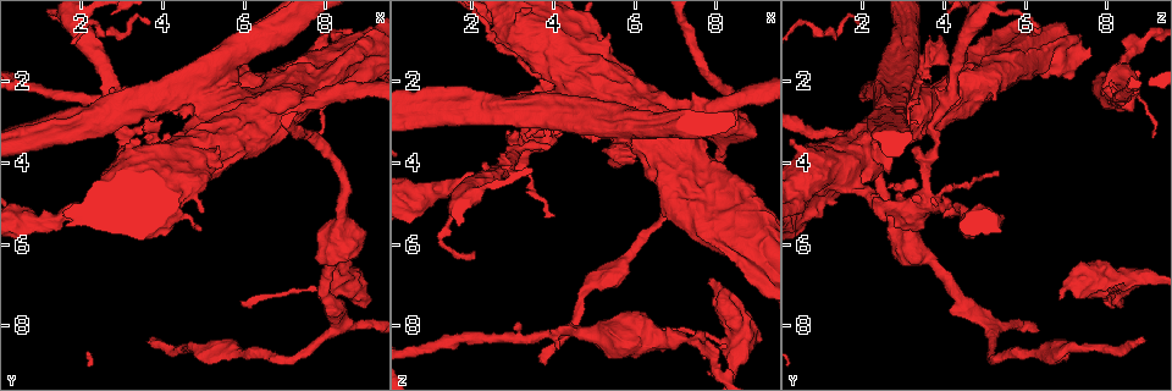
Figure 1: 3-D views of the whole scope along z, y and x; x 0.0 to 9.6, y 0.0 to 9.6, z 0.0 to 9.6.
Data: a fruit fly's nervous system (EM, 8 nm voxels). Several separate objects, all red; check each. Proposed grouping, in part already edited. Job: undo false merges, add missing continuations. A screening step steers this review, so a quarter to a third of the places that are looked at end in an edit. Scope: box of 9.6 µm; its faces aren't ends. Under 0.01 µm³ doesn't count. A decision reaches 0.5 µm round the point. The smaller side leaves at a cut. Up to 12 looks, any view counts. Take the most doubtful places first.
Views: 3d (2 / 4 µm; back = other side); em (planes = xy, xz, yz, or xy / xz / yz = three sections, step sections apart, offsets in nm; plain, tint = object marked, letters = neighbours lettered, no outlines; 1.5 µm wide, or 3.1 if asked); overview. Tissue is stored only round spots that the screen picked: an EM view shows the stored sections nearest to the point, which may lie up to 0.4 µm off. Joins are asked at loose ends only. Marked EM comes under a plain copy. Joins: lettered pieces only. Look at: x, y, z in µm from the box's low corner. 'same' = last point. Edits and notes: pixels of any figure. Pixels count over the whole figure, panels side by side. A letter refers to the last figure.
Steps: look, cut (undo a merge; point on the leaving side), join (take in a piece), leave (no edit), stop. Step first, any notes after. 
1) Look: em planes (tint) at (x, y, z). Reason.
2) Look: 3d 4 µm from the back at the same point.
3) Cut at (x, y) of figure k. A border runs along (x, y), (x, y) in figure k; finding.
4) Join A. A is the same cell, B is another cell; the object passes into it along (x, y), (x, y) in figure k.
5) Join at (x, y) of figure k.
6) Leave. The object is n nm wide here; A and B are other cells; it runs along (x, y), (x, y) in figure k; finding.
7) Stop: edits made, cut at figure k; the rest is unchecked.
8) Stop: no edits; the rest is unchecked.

Look: em xy step 4 (tint) at (3.80, 8.30, 8.95). End of a long branch.

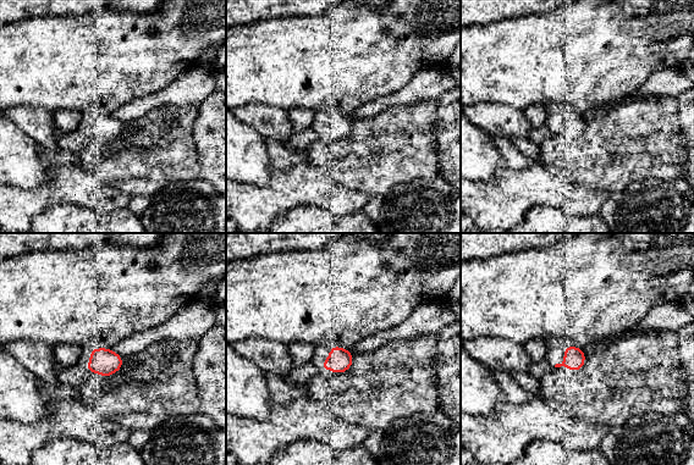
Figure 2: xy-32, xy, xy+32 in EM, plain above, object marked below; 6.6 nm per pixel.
Look: em xy step 4 (letters) at the same point. See the neighbours.

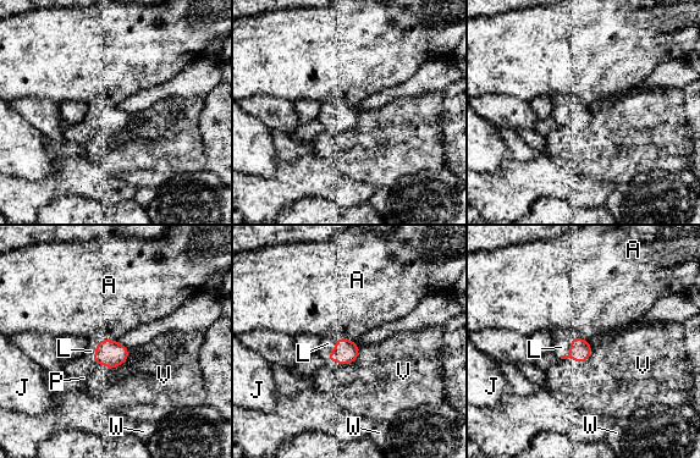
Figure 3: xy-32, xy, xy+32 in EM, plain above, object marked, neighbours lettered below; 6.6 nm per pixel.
Join L. The longest contact is with L, 150 nm; L is the same cell, A, J, P, V and W are other cells; it goes on there.

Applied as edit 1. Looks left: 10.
Look: em planes (letters) at (8.95, 7.55, 8.40). Stops while still wide.

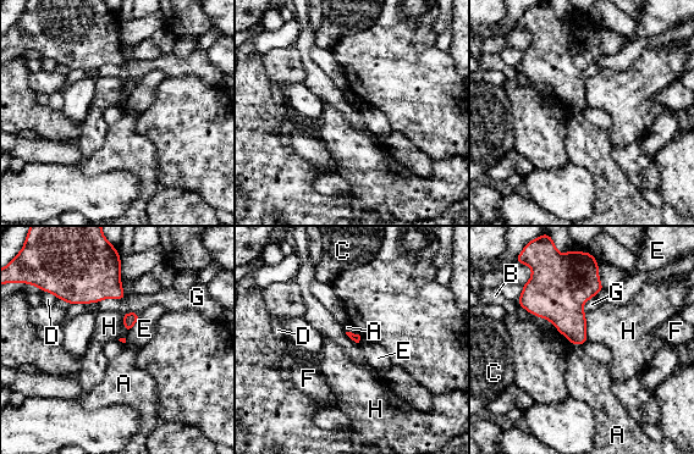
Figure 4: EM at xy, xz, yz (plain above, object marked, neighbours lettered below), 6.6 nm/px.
Leave. The longest contact is with B, 320 nm; A, B, C, D, E, F, G and H are other cells; a border runs along (584, 313), (585, 336), (588, 339) in figure 4; no lettered piece goes on from it.

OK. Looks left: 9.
Look: em planes (tint) at (8.45, 1.40, 4.45). Touches itself.

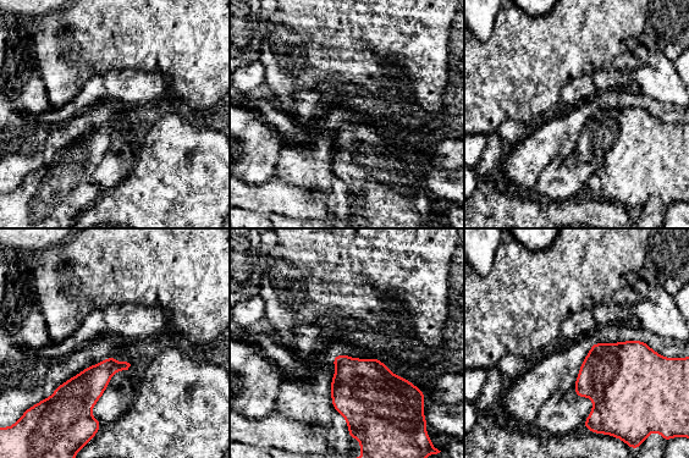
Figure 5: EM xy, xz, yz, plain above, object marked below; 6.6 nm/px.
Look: em planes (letters) at the same point. See the neighbours.

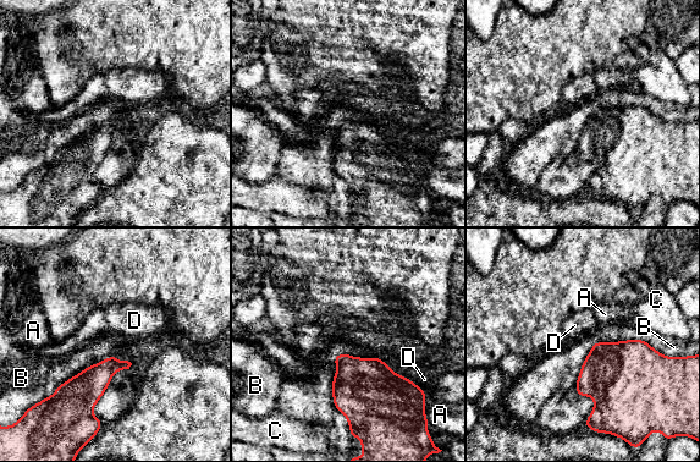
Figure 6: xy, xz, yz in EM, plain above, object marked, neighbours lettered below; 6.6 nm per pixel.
Leave. The object is 300 nm wide here; A, B, C and D are other cells; one neuron here.

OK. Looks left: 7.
Look: 3d 2 µm from the back at (3.20, 3.65, 3.25). An open end.

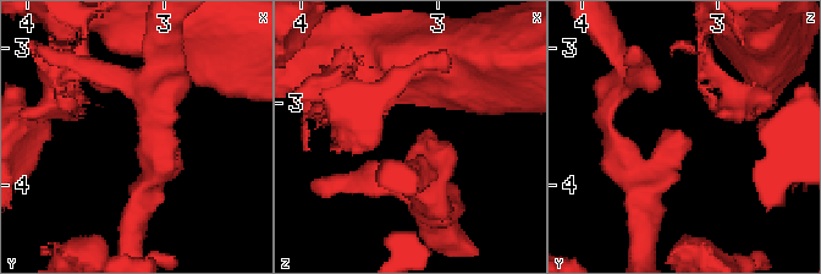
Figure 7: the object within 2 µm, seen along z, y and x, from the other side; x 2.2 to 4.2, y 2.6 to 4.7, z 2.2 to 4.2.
Look: em yz step 8 (tint) at (3.14, 3.68, 3.24).

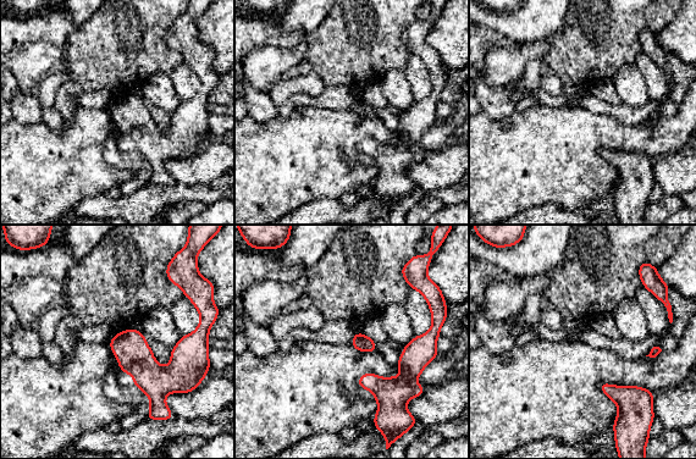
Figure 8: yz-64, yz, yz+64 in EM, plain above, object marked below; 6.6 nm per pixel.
Look: em yz step 8 (letters) at the same point.

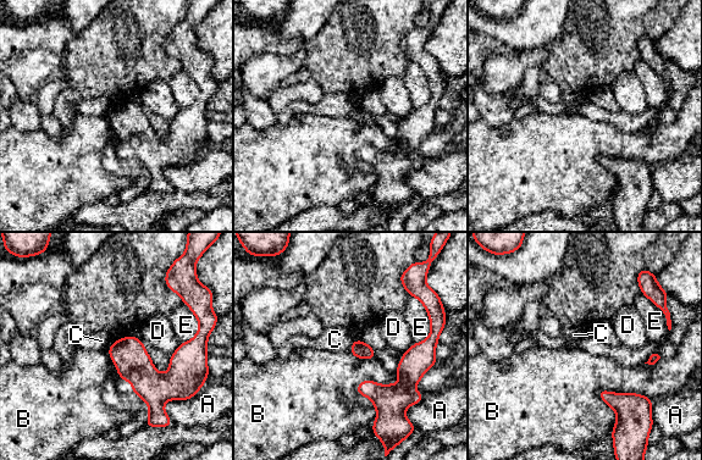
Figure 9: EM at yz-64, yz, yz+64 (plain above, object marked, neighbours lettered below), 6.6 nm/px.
Leave. The object is 110 nm wide here; A, B, C, D and E are other cells; no lettered piece goes on from it.

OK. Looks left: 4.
Stop: edits made, join at figure 3; the rest is unchecked.

